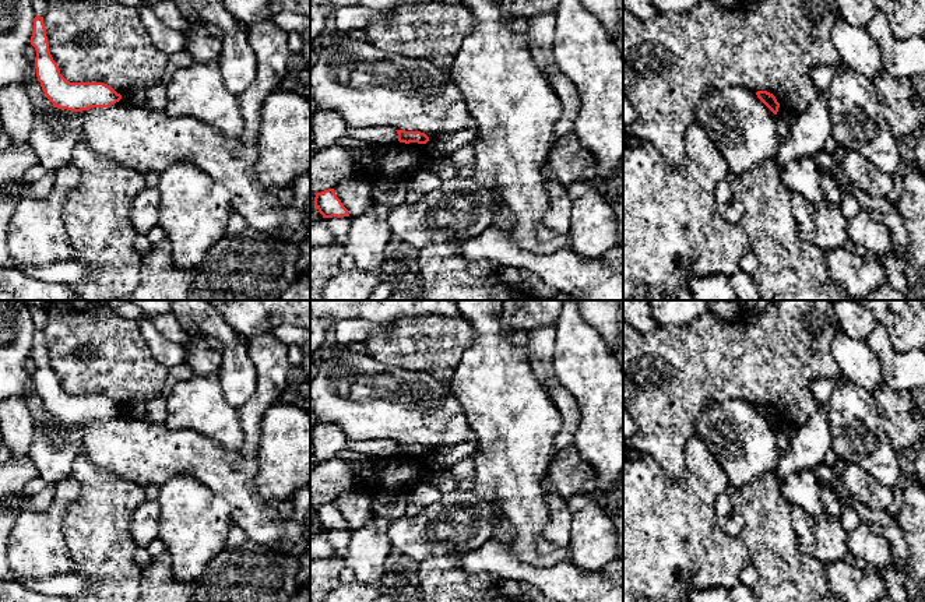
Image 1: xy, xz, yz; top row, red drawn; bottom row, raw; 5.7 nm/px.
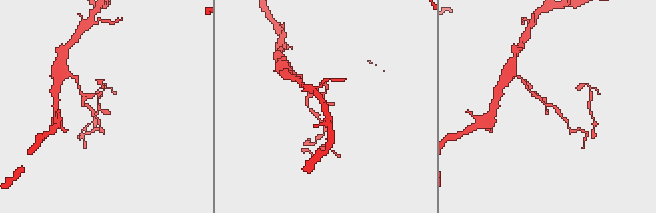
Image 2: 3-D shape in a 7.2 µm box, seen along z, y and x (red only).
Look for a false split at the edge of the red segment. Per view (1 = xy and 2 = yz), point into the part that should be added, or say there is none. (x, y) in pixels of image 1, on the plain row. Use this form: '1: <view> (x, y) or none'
1: none
2: none

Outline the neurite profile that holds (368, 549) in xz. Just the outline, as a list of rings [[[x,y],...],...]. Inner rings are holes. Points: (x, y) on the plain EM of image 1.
[[[373,514],[365,527],[351,531],[347,567],[352,568],[359,584],[374,584],[384,577],[383,564],[391,553],[391,545],[386,532],[379,532],[374,527]]]

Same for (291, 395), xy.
[[[291,384],[286,386],[286,388],[282,392],[279,401],[288,402],[288,404],[296,404],[310,413],[310,401],[303,398],[299,394],[299,391],[295,387],[292,387]]]

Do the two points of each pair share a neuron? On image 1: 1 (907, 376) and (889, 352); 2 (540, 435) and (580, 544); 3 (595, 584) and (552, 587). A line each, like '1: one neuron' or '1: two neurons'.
1: one neuron
2: two neurons
3: one neuron

